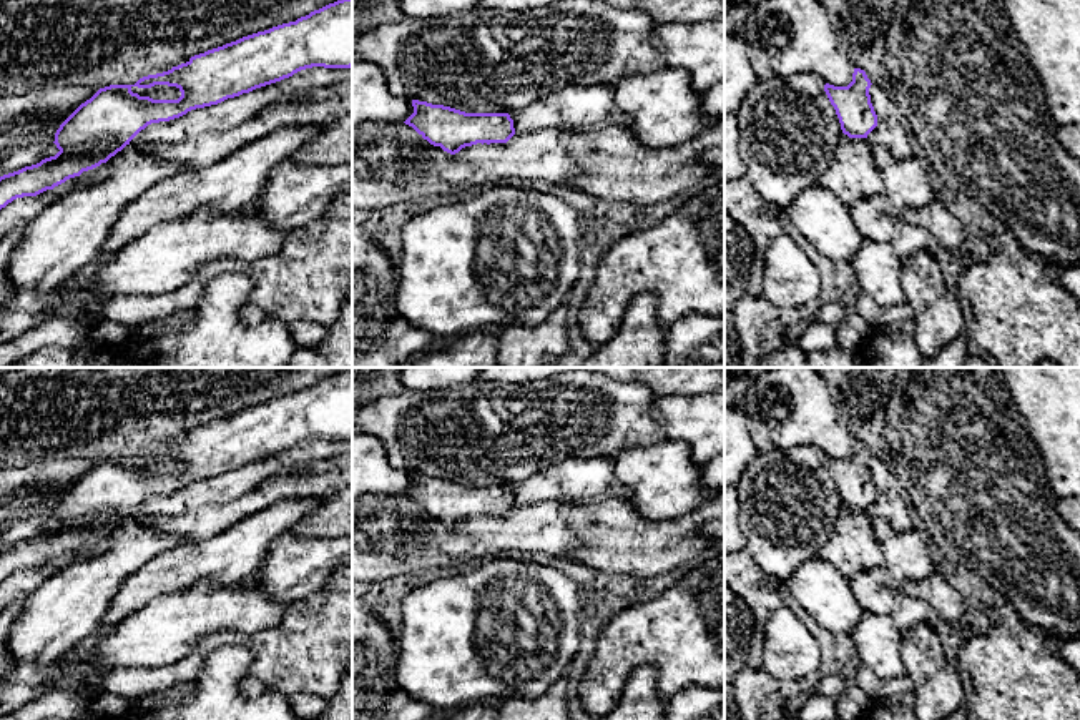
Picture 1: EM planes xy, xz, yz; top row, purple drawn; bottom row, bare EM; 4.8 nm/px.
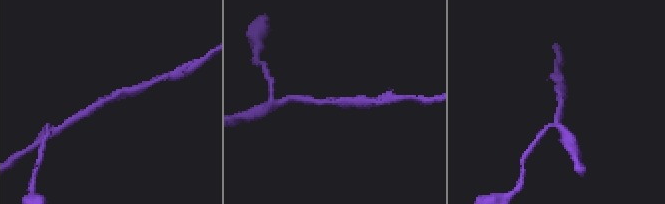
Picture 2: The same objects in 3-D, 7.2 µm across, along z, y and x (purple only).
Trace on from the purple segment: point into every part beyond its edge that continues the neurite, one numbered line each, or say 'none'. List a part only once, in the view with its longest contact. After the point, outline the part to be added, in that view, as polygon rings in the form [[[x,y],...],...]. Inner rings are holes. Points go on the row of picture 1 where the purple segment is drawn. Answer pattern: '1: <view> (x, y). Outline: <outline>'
none

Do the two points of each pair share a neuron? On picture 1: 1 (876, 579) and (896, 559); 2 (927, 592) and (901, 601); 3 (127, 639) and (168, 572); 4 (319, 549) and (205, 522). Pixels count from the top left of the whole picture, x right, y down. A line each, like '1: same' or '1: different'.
1: different
2: different
3: different
4: different

